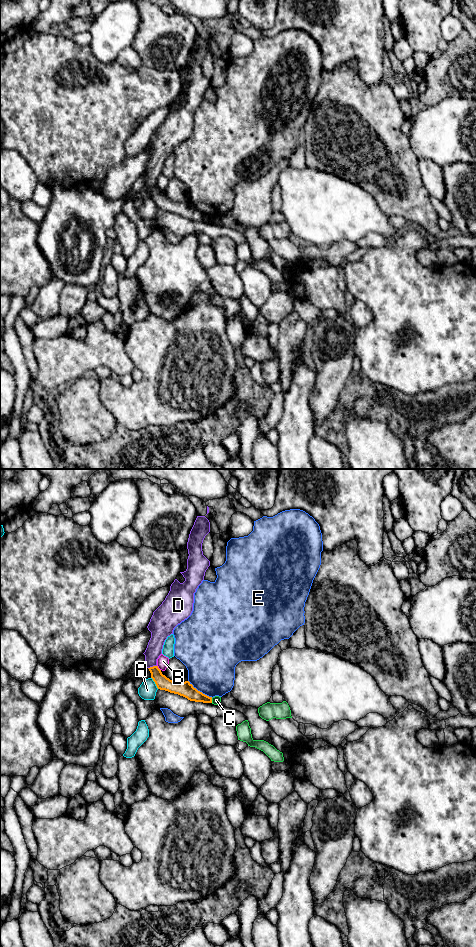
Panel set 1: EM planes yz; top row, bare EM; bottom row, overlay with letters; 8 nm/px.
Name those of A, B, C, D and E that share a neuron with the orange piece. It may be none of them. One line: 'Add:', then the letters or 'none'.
Add: none

